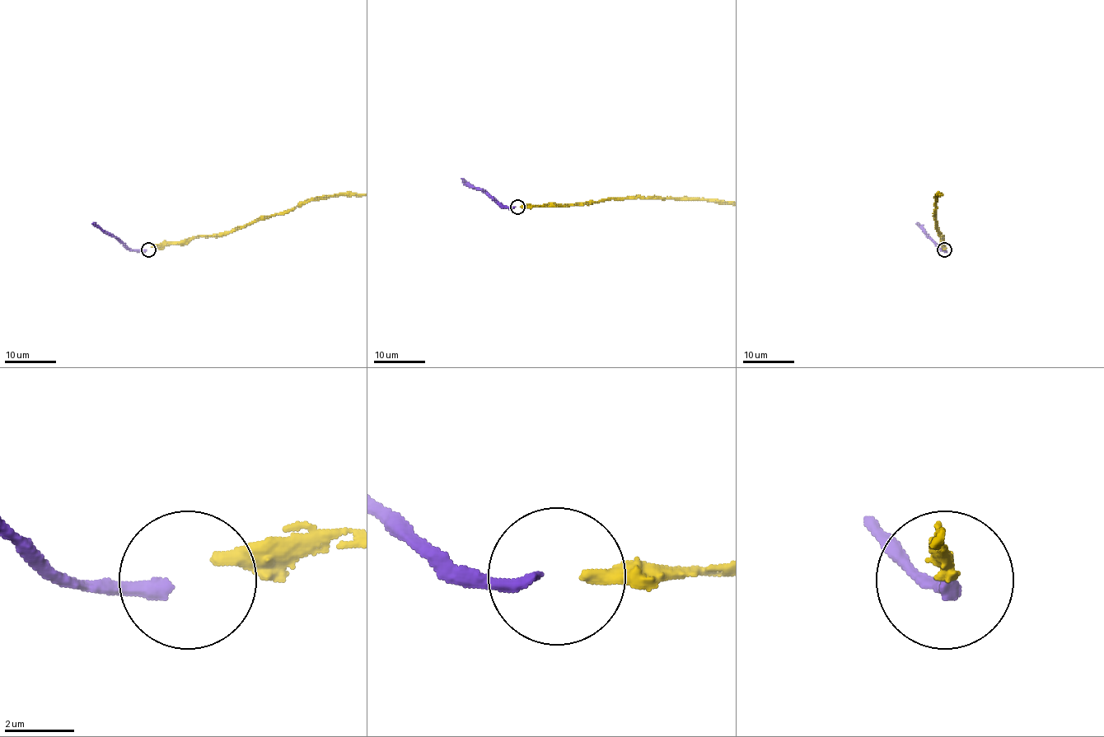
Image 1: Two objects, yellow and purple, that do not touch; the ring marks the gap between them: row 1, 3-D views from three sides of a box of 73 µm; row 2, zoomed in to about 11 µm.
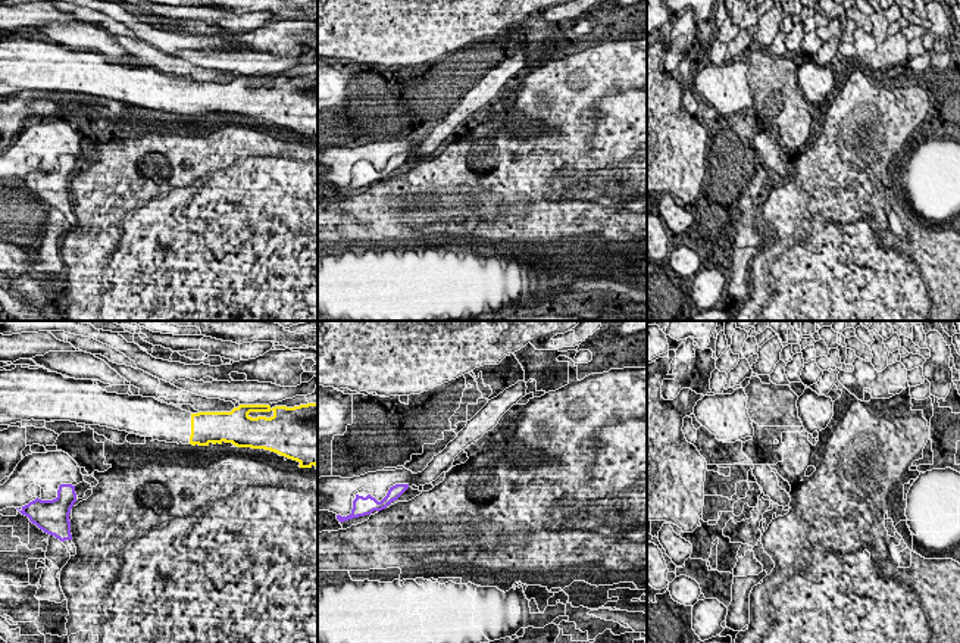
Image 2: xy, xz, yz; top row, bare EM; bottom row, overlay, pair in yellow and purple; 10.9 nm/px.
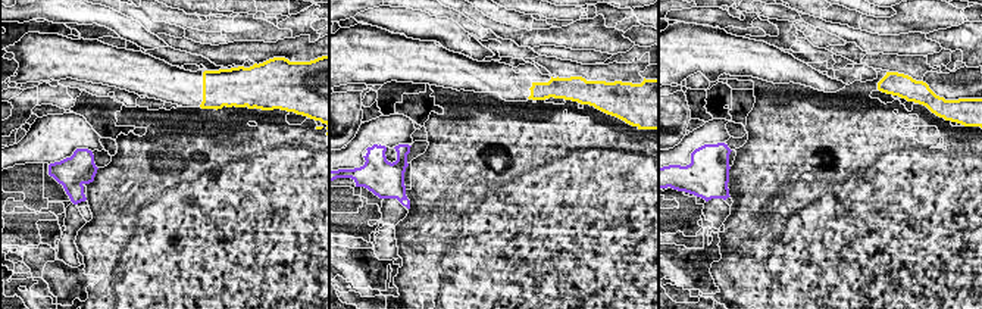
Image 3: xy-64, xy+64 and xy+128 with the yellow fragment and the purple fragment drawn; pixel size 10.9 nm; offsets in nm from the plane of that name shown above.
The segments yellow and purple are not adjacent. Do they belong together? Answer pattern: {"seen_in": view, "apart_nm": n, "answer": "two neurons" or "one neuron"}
{"seen_in": "xy", "apart_nm": 1350, "answer": "two neurons"}

